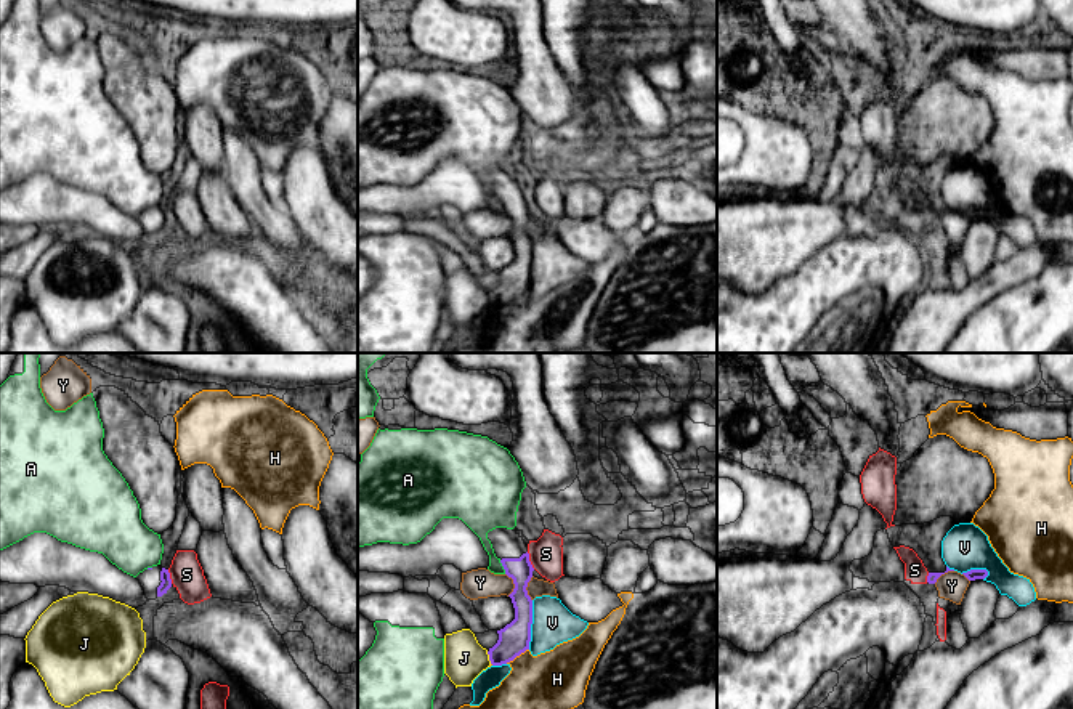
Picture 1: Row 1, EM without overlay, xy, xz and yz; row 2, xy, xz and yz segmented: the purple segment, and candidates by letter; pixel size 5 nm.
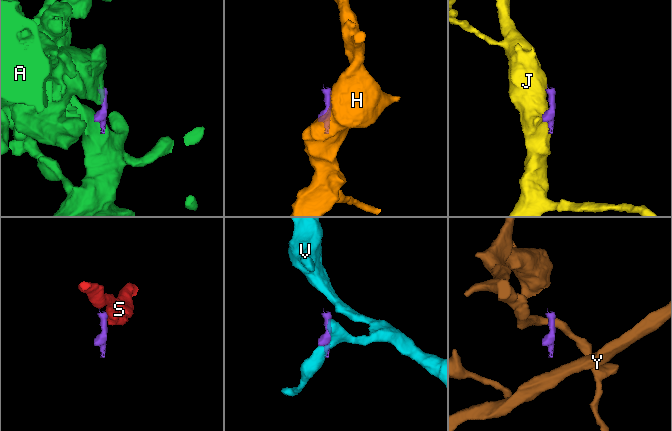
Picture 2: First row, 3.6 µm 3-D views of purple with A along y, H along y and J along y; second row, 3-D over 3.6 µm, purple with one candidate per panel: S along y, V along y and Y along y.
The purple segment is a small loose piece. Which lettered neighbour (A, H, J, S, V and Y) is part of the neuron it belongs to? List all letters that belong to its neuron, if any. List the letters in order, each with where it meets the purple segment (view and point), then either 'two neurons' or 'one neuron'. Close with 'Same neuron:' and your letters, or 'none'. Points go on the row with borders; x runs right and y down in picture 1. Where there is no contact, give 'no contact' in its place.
A: contact xz (502, 565); two neurons
H: contact xz (517, 655); two neurons
J: contact xz (489, 658); two neurons
S: contact xz (528, 560); two neurons
V: contact xz (531, 623); two neurons
Y: contact xz (514, 583); two neurons
Same neuron: none

